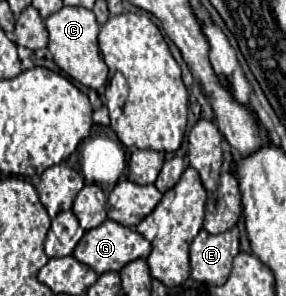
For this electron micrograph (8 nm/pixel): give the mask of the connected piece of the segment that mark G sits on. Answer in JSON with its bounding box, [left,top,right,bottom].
[74,219,152,275]

